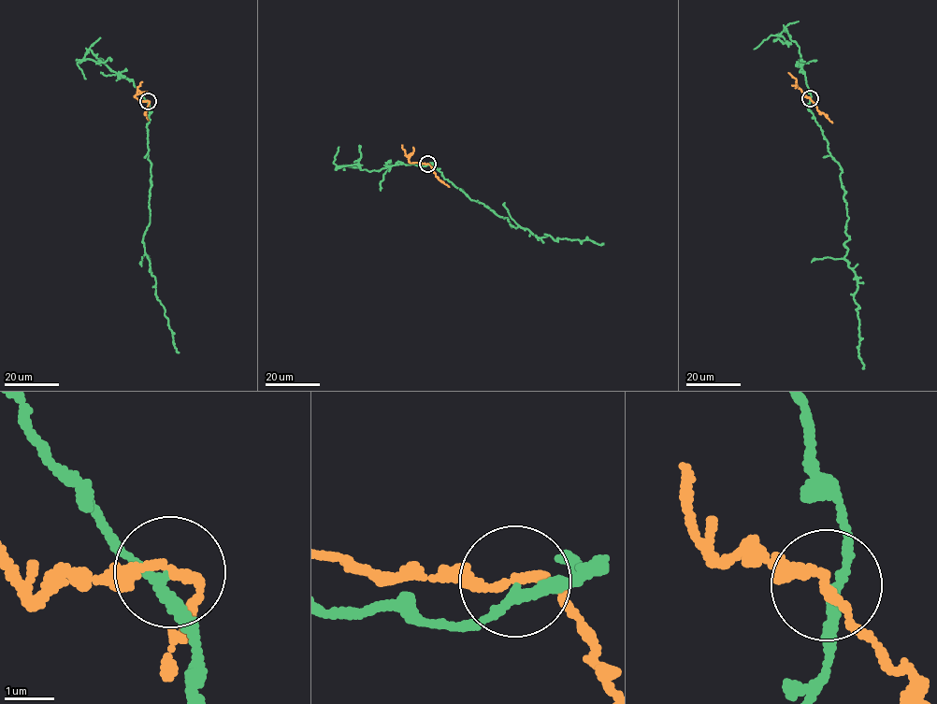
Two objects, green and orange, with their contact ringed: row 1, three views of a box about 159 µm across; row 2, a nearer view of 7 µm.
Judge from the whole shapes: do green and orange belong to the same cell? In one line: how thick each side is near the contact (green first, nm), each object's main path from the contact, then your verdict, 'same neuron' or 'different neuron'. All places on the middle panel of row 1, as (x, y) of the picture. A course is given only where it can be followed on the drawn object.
calibres 190 and 170 nm; course green (427, 165), (434, 164), (445, 179), (471, 200), (509, 219), (511, 226), (556, 240), (603, 243); course orange (427, 164), (410, 163), (401, 145); different neuron

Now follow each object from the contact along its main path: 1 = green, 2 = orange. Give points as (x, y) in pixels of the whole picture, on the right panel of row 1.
1: (810, 98), (808, 109), (842, 170), (849, 237), (844, 260), (857, 283), (854, 299), (862, 368)
2: (809, 98), (803, 96), (796, 79), (788, 72)

